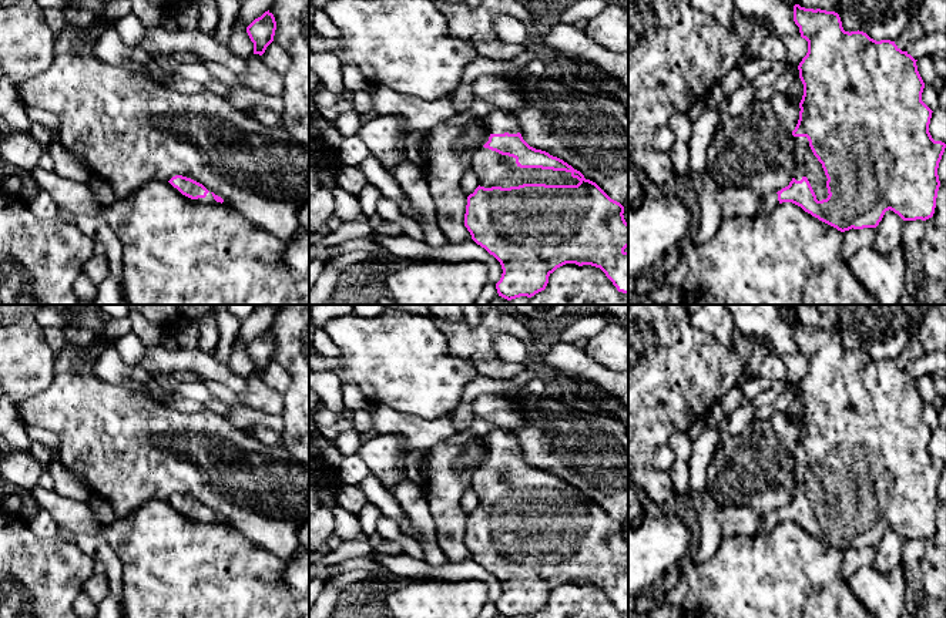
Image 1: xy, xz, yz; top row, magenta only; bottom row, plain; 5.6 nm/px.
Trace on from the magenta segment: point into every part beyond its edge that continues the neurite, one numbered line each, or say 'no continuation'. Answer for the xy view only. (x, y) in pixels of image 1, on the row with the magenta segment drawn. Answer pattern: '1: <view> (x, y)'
1: xy (208, 200)

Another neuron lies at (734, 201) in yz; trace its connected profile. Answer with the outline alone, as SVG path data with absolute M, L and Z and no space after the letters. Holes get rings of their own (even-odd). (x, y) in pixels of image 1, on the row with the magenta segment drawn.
M722 187L717 202L724 218L755 218L759 197L748 187Z

